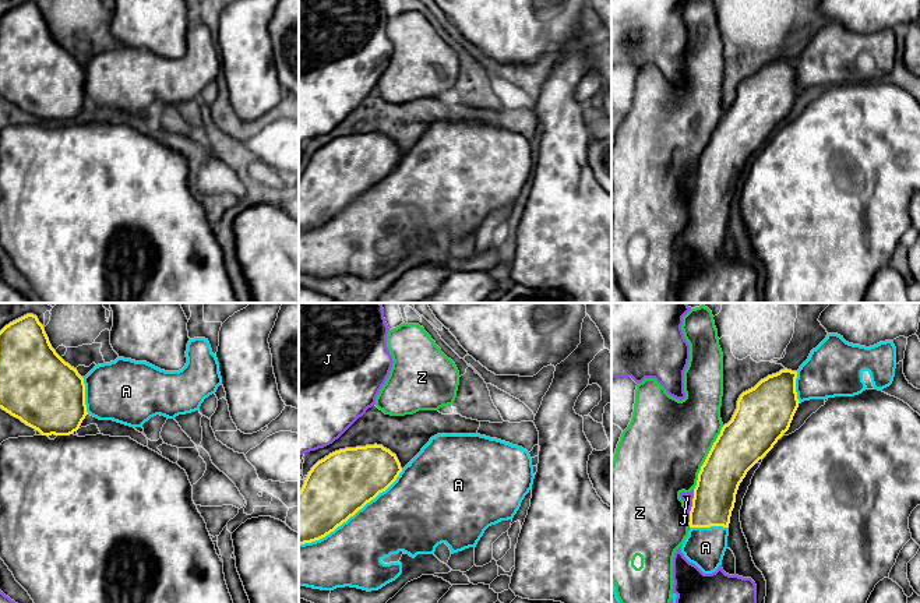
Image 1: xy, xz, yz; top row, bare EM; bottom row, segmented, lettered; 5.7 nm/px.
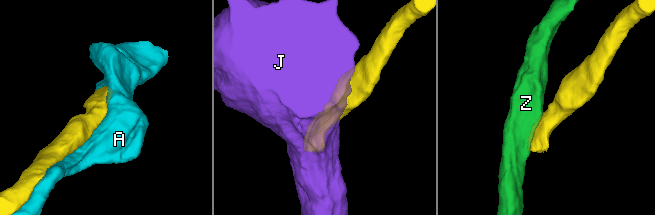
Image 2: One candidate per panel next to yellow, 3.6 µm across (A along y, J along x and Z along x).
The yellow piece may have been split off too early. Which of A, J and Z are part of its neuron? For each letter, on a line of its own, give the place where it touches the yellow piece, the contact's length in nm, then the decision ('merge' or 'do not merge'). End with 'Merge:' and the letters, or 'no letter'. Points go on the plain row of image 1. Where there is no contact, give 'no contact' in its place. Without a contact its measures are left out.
A: xz (352, 203) | 750 nm | merge
J: yz (691, 196) | 220 nm | do not merge
Z: yz (707, 145) | 400 nm | do not merge
Merge: A

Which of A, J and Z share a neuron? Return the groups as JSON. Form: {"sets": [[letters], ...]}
{"sets": [["A"], ["J"], ["Z"]]}

